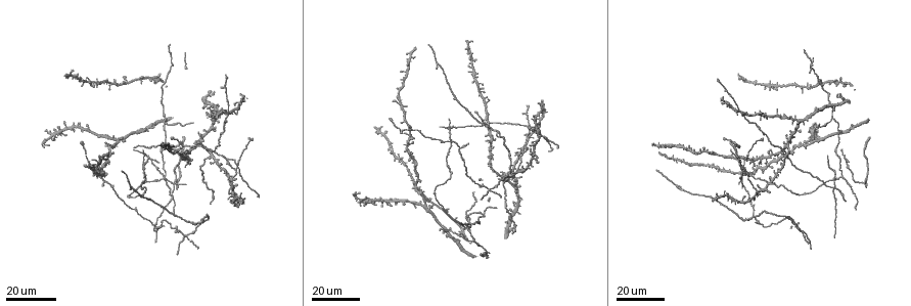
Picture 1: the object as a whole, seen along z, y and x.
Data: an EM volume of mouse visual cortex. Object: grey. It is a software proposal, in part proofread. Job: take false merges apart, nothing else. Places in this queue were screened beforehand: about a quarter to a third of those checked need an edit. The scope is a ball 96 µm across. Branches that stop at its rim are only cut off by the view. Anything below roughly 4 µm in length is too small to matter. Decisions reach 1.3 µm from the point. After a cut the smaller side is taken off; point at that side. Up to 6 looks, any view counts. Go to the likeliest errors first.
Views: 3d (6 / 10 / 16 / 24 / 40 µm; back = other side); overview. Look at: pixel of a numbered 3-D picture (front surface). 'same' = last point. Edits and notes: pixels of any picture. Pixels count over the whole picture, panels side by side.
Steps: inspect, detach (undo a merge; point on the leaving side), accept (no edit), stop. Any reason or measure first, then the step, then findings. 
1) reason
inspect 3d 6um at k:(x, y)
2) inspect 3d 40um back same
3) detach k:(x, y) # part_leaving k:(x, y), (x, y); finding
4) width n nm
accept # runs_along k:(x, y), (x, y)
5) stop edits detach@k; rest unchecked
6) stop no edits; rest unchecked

four-way junction
inspect 3d 24um at 1:(489, 188)

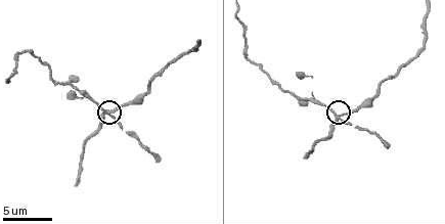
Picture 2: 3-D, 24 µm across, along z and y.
inspect 3d 10um at 2:(109, 111)

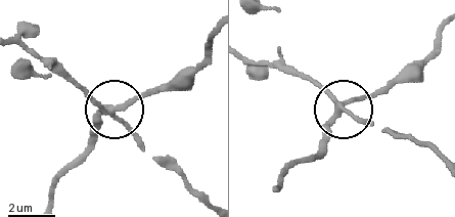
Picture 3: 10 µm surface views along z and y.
arms 4
detach 3:(99, 125) # part_leaving 3:(115, 106), (153, 93), (194, 68), (209, 42); two neurons meet here

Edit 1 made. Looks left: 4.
a fork
inspect 3d 24um at 1:(830, 119)

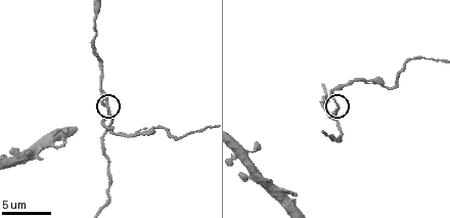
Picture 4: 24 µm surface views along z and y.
inspect 3d 6um at 4:(106, 101)

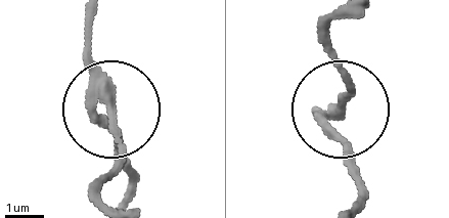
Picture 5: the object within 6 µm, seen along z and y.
width 240 nm
detach 5:(120, 136) # part_leaving 5:(102, 92), (122, 148), (102, 177), (113, 207); two neurons meet here

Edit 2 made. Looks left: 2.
stop edits detach@3, detach@5; rest unchecked

